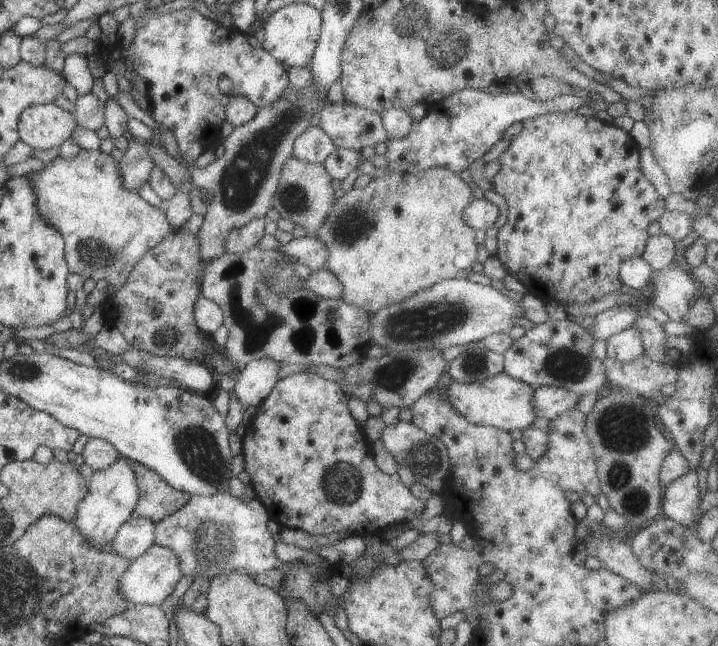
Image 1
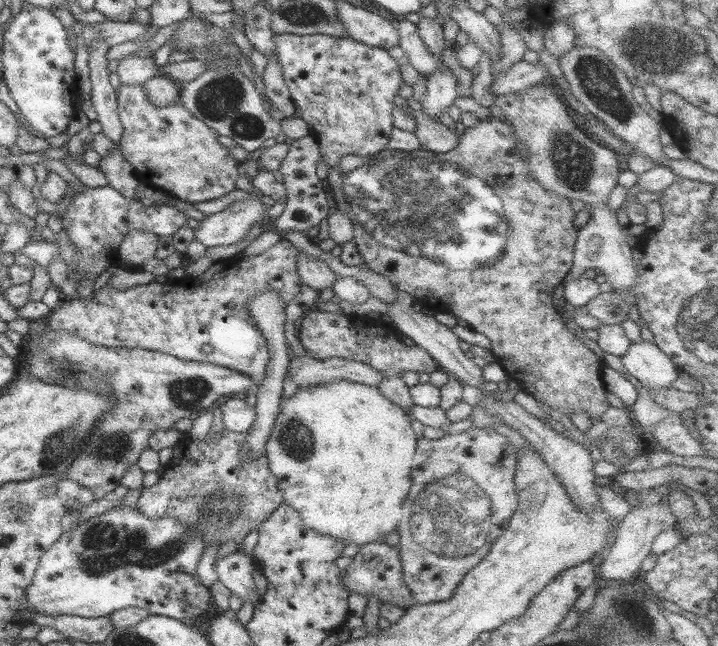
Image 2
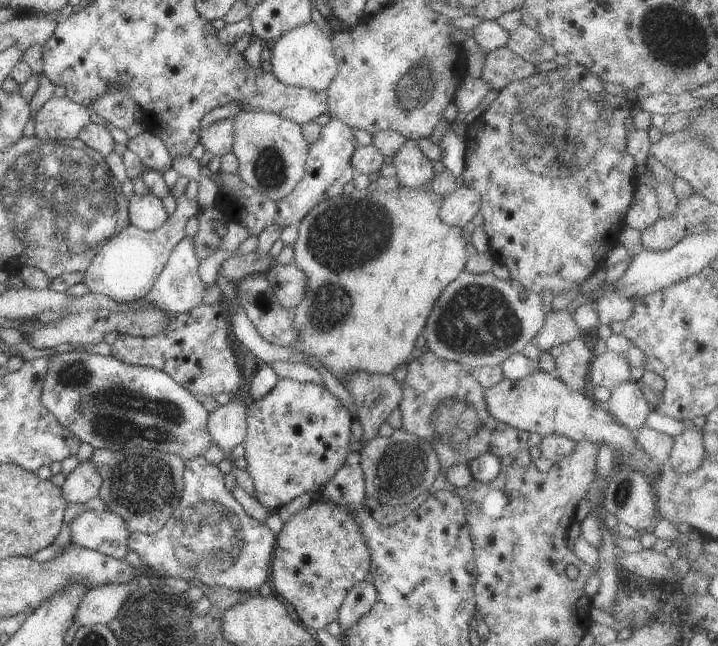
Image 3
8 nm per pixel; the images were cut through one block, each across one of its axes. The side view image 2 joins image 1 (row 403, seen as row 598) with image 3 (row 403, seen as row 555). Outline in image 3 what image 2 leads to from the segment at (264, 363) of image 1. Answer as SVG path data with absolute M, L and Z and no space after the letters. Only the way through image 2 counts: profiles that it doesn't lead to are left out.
M238 394L231 398L225 406L218 406L209 414L207 423L213 443L224 453L224 459L231 462L231 474L234 474L237 485L244 488L248 494L255 496L256 488L246 469L239 469L235 465L234 449L244 442L247 434L247 406L248 400Z

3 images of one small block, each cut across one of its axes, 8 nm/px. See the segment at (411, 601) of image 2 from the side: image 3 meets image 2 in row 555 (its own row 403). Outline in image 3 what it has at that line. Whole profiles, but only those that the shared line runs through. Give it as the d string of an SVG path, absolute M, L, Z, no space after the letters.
M355 373L348 381L342 383L353 396L357 405L357 418L363 434L360 440L362 445L368 444L379 434L379 429L391 412L396 409L403 398L402 382L396 381L392 375L370 375Z

